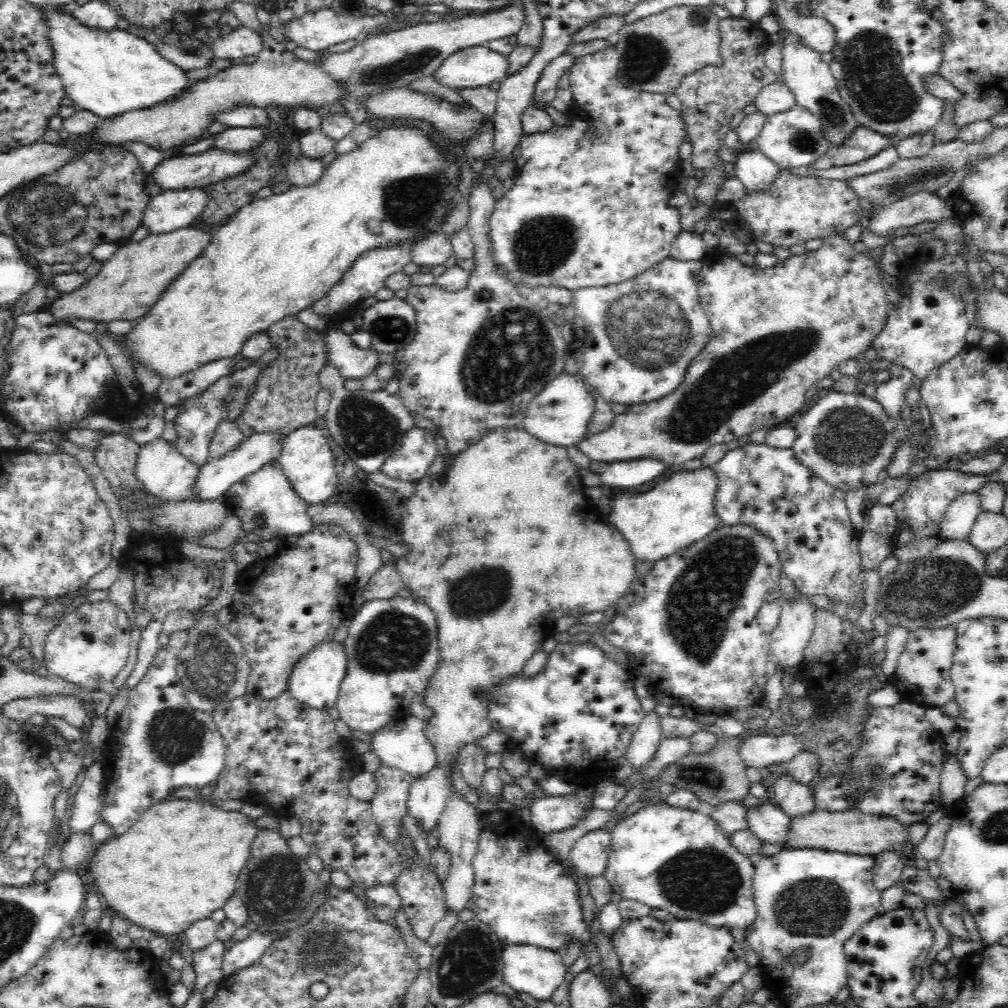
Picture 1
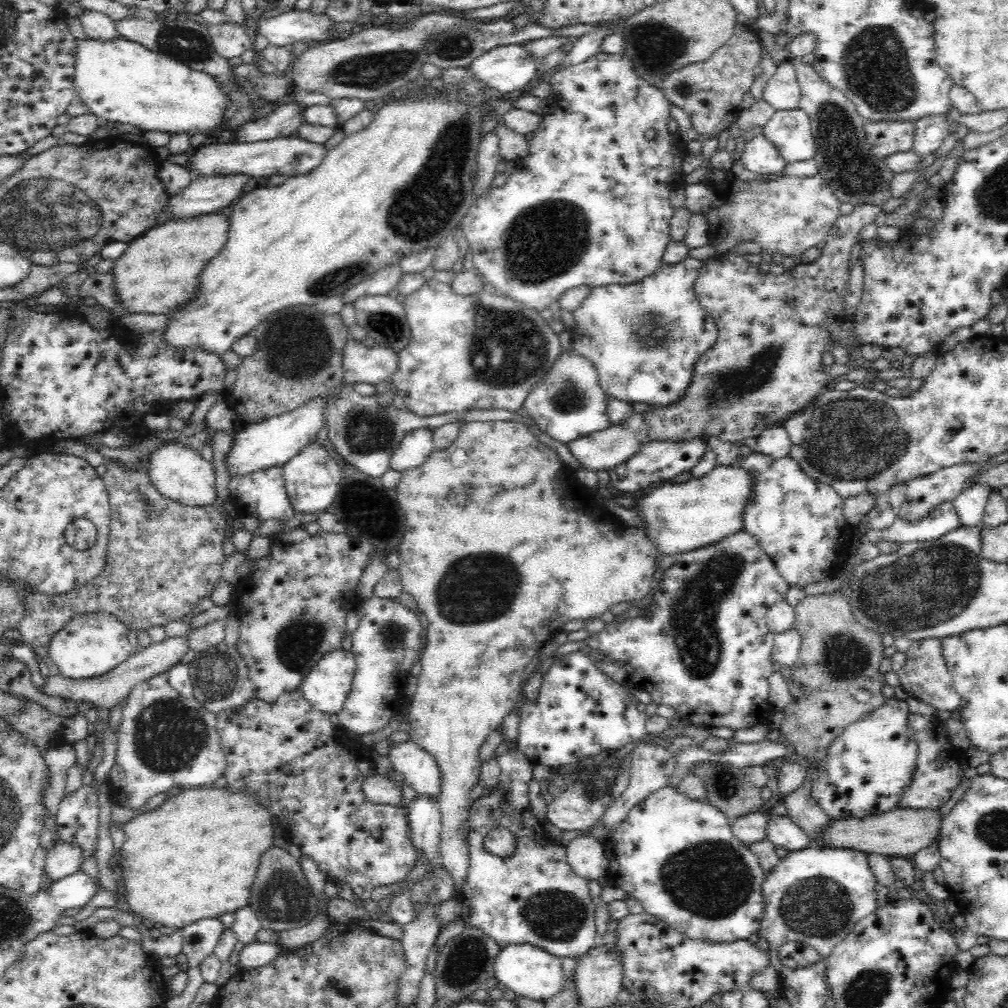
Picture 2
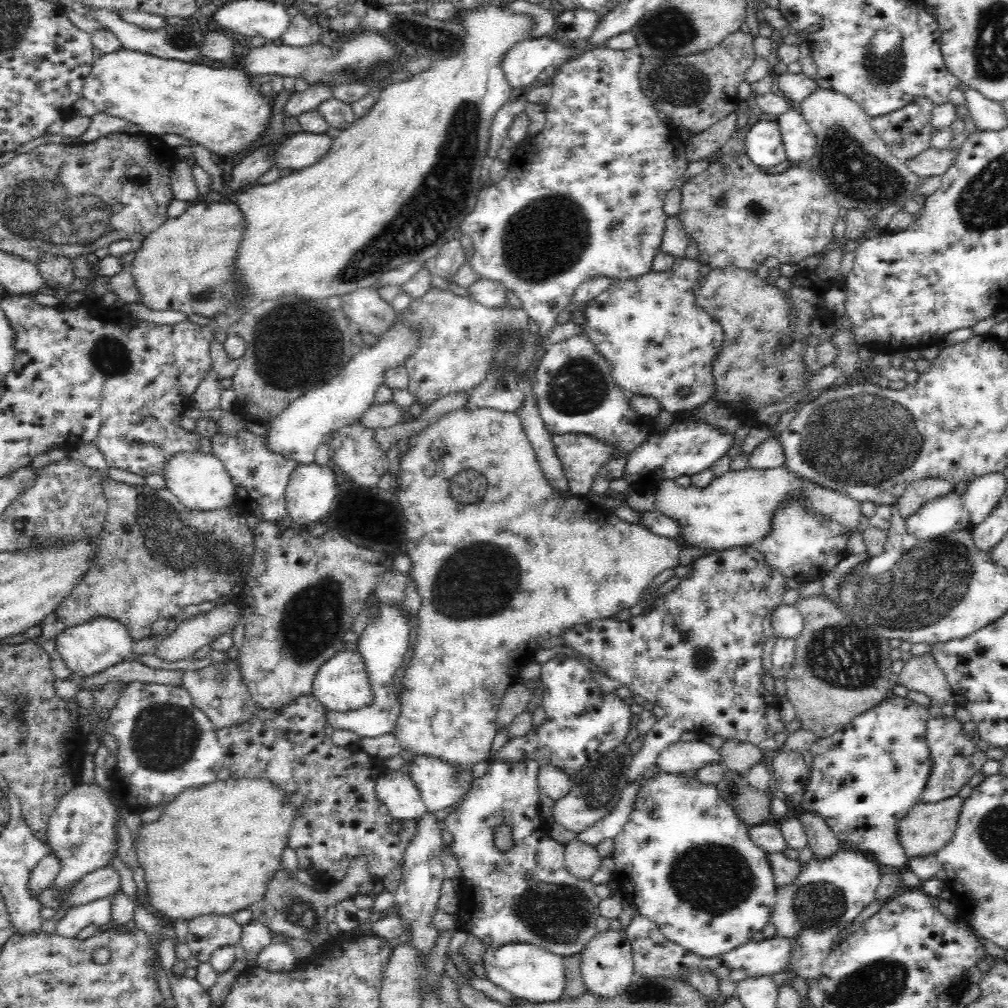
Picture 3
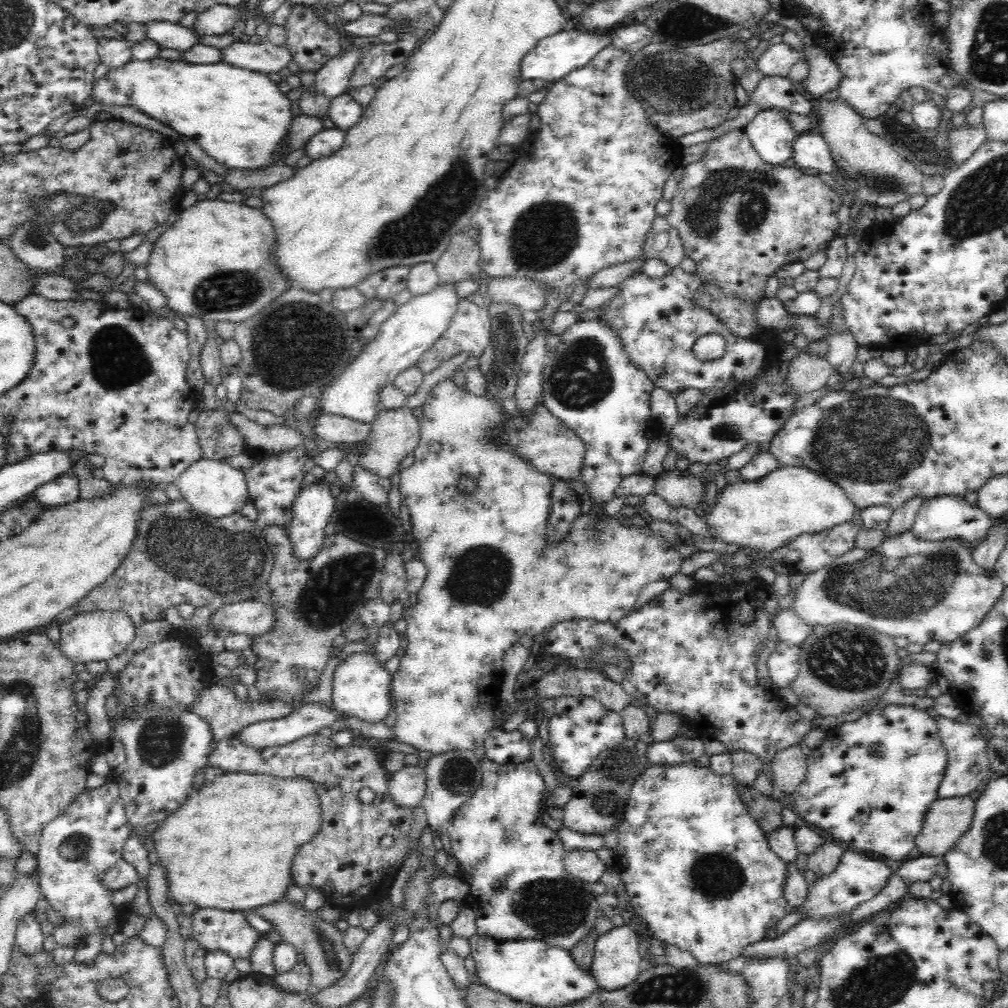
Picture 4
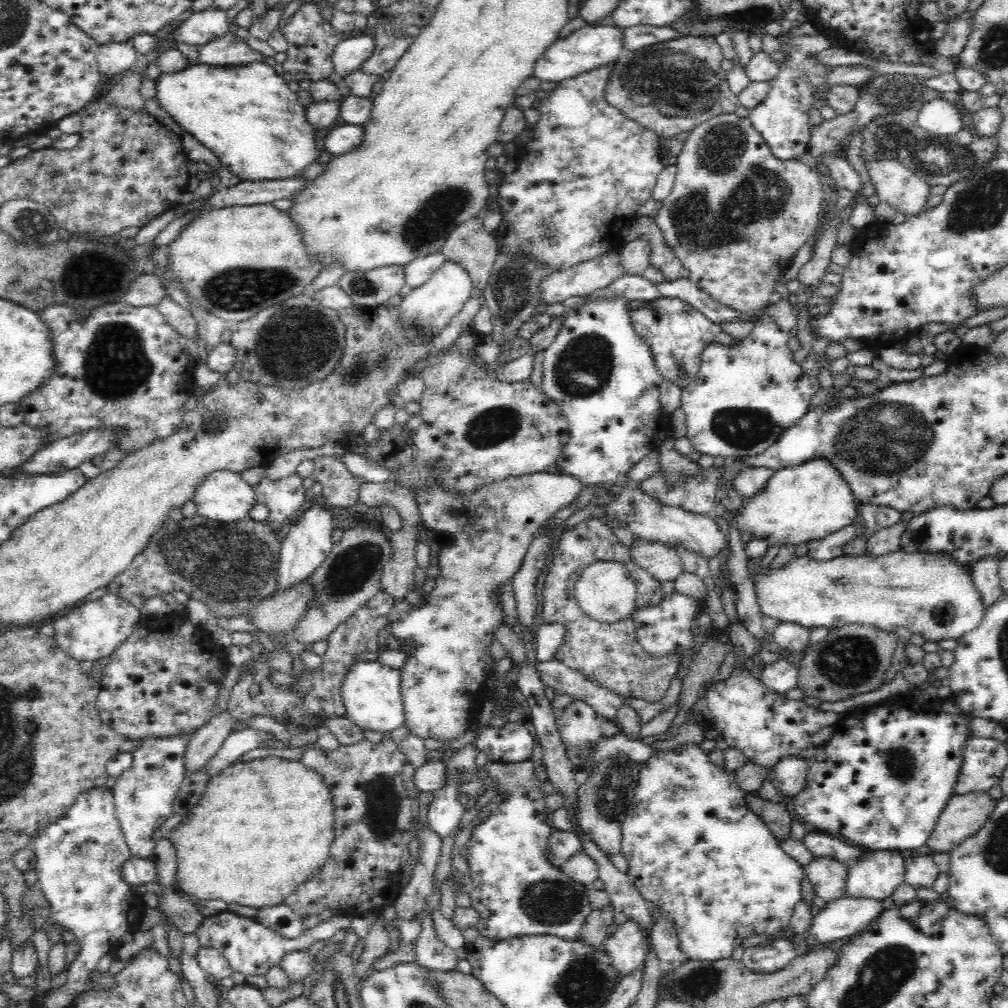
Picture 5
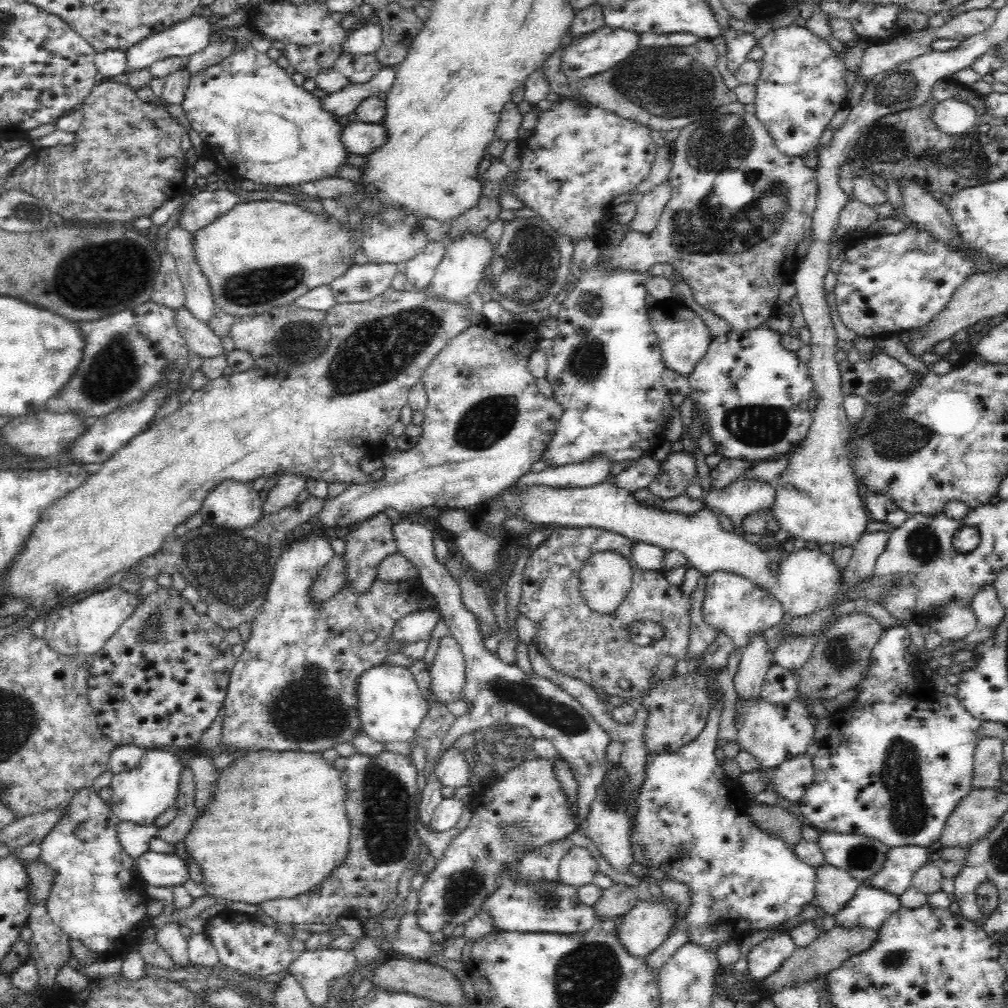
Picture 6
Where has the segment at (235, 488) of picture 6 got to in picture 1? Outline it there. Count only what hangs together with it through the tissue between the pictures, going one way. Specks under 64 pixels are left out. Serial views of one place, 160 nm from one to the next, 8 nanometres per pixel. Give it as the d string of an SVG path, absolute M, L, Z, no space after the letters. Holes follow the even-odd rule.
M159 437L142 445L138 450L134 475L151 495L164 500L180 502L180 500L195 500L192 496L192 488L198 470L200 467L182 456L176 445Z

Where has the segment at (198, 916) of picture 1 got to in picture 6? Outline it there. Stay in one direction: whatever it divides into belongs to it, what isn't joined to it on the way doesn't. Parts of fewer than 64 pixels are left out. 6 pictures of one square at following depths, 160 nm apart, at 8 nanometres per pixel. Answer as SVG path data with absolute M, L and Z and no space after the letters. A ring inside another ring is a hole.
M267 749L261 752L250 752L250 755L242 756L242 759L236 760L233 764L226 763L215 787L214 804L208 803L208 808L200 813L202 816L196 817L180 847L181 855L188 860L189 864L198 864L202 874L200 884L208 896L225 899L226 902L240 902L248 905L260 905L262 902L280 898L295 898L324 882L333 872L333 868L346 858L350 838L350 821L346 817L344 808L344 785L342 785L338 770L334 768L334 765L326 763L321 754L305 751L279 752Z

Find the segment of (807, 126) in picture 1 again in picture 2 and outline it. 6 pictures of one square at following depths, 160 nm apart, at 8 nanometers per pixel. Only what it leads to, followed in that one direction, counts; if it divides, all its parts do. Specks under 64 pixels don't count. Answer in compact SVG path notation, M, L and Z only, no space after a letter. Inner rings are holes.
M800 107L775 111L761 132L787 164L806 162L816 156L811 120Z

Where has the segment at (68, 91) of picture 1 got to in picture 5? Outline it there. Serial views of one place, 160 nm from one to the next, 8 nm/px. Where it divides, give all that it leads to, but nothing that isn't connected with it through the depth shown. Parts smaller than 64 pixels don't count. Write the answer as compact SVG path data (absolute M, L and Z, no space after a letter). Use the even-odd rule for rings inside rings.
M255 61L254 63L248 63L246 65L226 65L226 66L212 66L202 63L190 64L186 68L176 72L160 72L156 78L154 78L155 94L152 100L155 100L159 108L165 110L168 116L179 124L185 132L188 132L197 141L200 141L204 147L214 153L214 156L219 160L222 168L228 170L232 175L235 175L239 181L268 181L279 179L292 179L296 178L296 174L300 174L308 164L312 164L320 154L322 154L322 148L316 146L316 132L314 127L306 121L305 107L298 102L296 94L288 90L286 82L282 77L274 71L272 67L266 65L266 63L260 63Z

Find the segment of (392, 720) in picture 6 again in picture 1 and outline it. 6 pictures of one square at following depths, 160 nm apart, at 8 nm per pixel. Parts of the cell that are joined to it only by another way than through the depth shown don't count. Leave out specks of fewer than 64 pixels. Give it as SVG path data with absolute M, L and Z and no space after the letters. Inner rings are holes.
M323 640L292 668L287 692L298 702L327 711L337 702L339 689L345 678L346 666L345 650L342 649L341 644L334 643L334 640Z

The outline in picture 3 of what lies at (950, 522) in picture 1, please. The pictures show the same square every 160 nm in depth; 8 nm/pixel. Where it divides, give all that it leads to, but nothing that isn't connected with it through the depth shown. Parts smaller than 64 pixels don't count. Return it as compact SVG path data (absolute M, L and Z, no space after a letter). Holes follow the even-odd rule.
M999 471L970 481L967 489L960 494L962 504L970 515L970 523L976 526L986 520L1006 492L1006 479Z

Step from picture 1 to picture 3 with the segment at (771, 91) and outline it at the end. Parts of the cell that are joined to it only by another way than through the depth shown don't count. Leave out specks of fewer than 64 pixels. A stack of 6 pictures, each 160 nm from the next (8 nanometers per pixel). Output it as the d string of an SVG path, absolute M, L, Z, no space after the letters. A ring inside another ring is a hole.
M780 68L778 78L775 80L774 91L778 95L782 95L790 106L798 107L811 92L816 90L816 82L804 73L791 73Z

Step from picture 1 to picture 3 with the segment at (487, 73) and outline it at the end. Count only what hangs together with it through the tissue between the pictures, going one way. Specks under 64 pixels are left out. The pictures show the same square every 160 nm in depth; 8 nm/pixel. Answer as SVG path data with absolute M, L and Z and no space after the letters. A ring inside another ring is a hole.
M551 36L518 40L513 48L502 56L501 68L506 81L515 93L522 94L544 68L563 65L570 61L575 46L562 43Z

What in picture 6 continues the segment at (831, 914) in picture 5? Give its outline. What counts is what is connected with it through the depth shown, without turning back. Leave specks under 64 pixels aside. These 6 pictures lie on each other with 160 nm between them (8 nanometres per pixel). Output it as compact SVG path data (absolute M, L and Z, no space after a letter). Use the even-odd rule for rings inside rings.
M862 885L856 889L846 908L834 914L834 926L880 929L885 919L898 911L899 907L899 898L893 893L872 885Z

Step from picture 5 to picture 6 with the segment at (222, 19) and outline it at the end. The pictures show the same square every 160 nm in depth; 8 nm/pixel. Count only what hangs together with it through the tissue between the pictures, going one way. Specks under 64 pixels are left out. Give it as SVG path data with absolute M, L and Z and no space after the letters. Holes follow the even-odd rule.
M192 15L158 34L146 36L146 39L125 50L127 66L129 69L146 68L158 60L170 57L185 59L200 52L208 44L211 29L214 27L208 18Z

